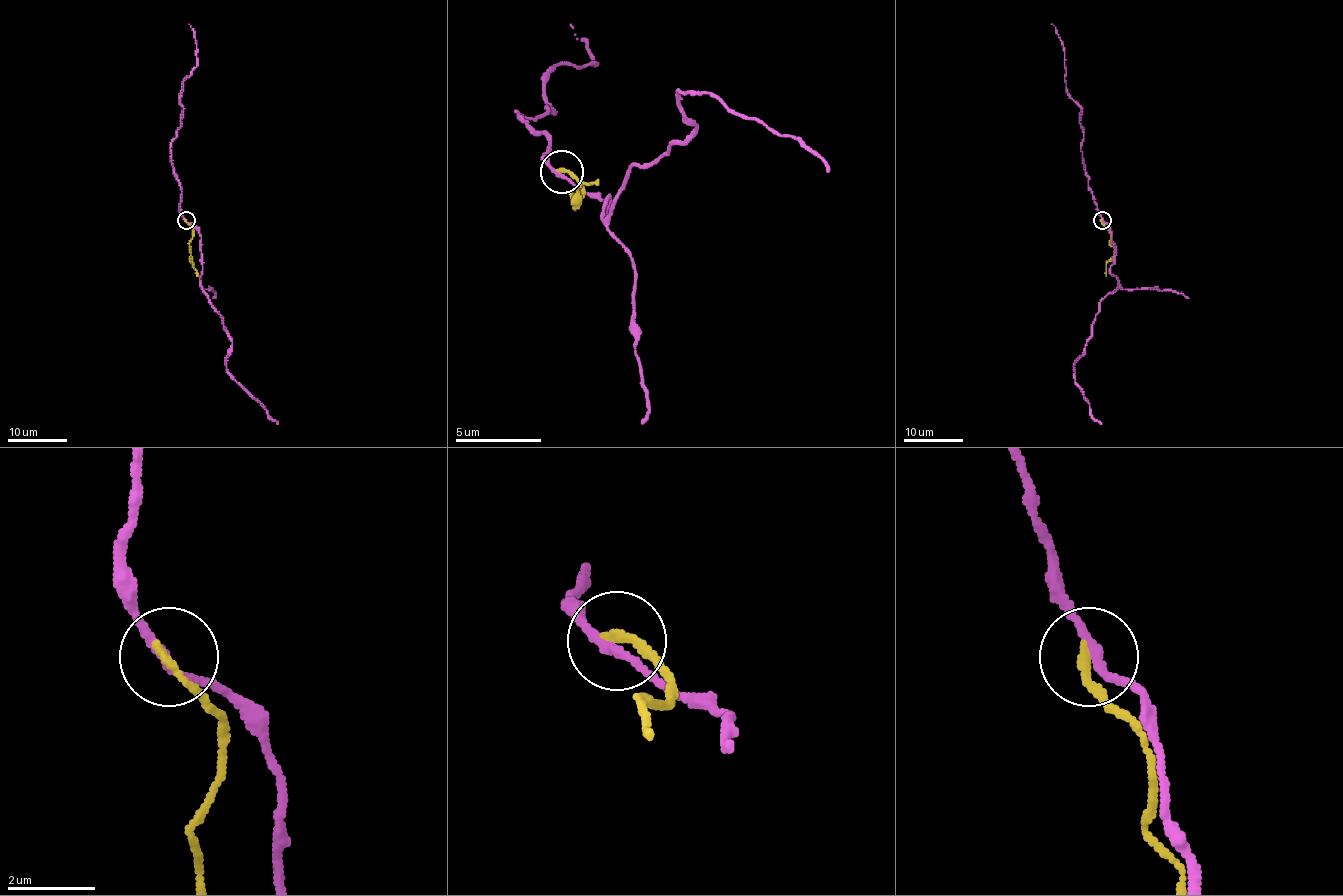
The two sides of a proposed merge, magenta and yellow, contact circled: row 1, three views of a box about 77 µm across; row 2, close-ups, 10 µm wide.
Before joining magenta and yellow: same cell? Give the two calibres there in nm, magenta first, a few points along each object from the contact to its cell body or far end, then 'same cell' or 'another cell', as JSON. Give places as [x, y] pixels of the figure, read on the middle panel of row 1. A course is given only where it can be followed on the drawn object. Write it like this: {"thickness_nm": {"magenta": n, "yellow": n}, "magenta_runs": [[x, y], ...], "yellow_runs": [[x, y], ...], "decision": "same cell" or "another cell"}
{"thickness_nm": {"magenta": 200, "yellow": 200}, "magenta_runs": [[563, 175], [606, 210], [610, 197], [606, 218], [636, 167], [696, 128], [679, 89], [795, 136], [830, 171]], "yellow_runs": [[563, 171], [580, 188], [580, 197], [572, 197], [576, 210], [584, 184], [597, 184]], "decision": "another cell"}

